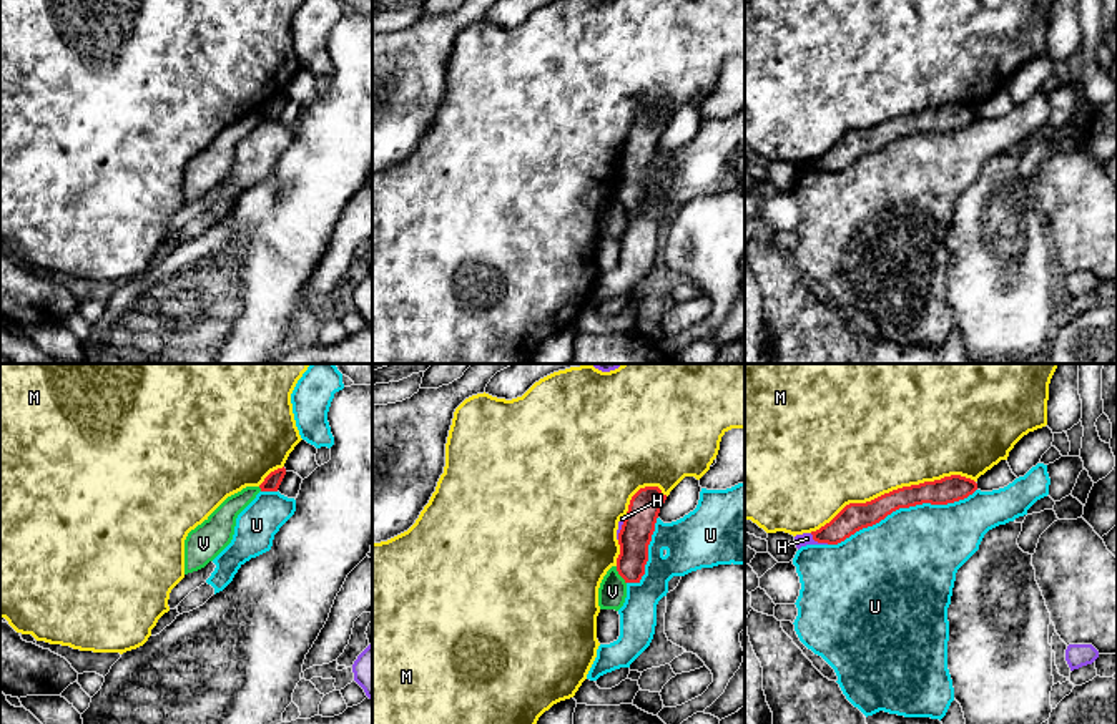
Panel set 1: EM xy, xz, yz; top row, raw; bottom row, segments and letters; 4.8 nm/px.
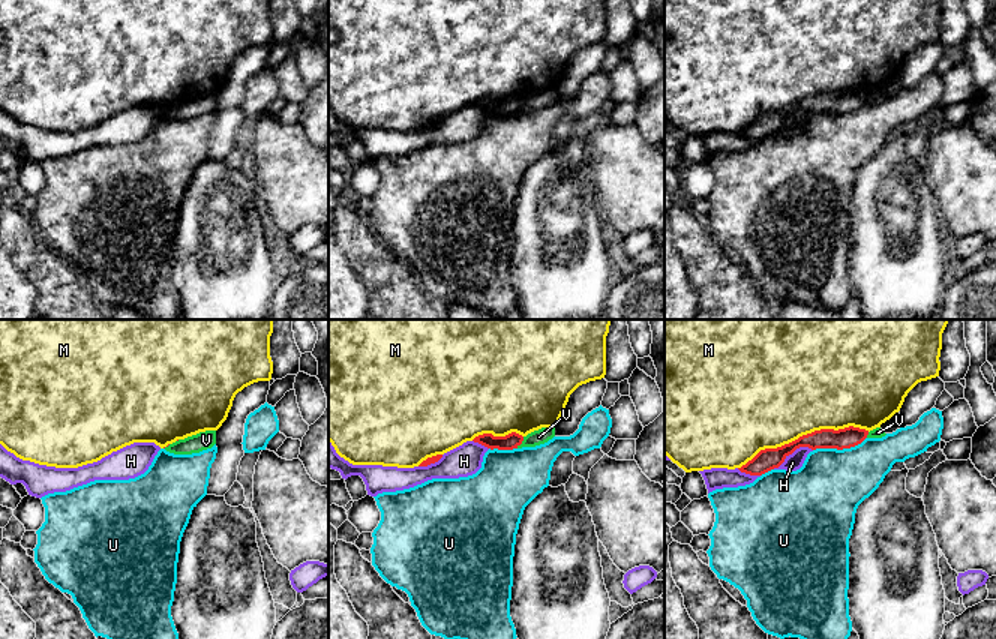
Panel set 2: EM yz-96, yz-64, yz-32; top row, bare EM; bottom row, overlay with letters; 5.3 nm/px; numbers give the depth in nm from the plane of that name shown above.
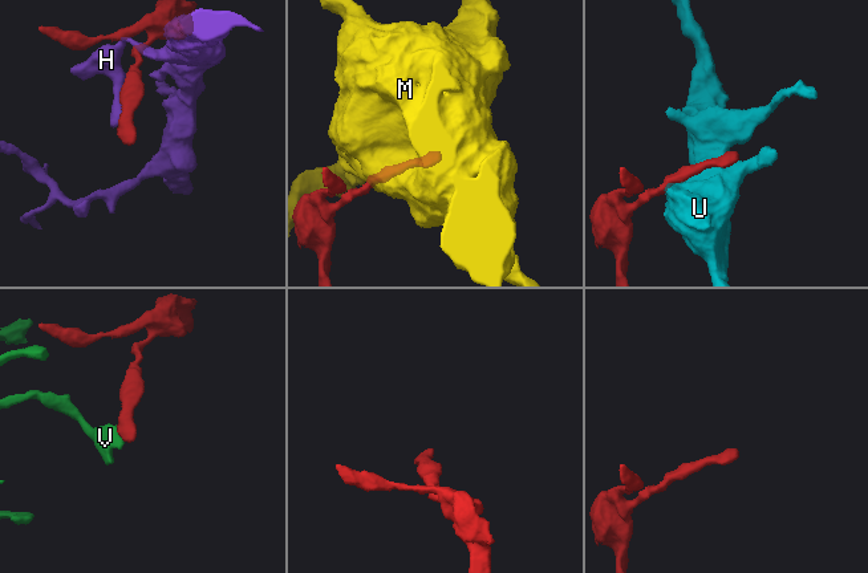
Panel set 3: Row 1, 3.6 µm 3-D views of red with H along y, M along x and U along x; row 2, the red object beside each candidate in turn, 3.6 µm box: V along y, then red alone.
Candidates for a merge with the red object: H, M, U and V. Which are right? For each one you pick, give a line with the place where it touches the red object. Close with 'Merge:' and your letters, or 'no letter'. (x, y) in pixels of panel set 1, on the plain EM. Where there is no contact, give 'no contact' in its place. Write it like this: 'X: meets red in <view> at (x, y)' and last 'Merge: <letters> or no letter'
Merge: no letter

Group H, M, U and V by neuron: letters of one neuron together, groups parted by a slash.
H / M / U / V

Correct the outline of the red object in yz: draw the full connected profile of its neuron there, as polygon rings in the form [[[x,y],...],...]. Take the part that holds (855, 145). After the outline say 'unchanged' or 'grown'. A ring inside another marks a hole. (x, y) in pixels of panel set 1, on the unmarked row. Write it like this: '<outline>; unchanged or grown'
[[[961,103],[903,115],[866,131],[846,133],[829,151],[811,159],[818,171],[838,173],[856,159],[873,154],[899,136],[923,131],[947,133],[967,126],[977,111]]]; unchanged

